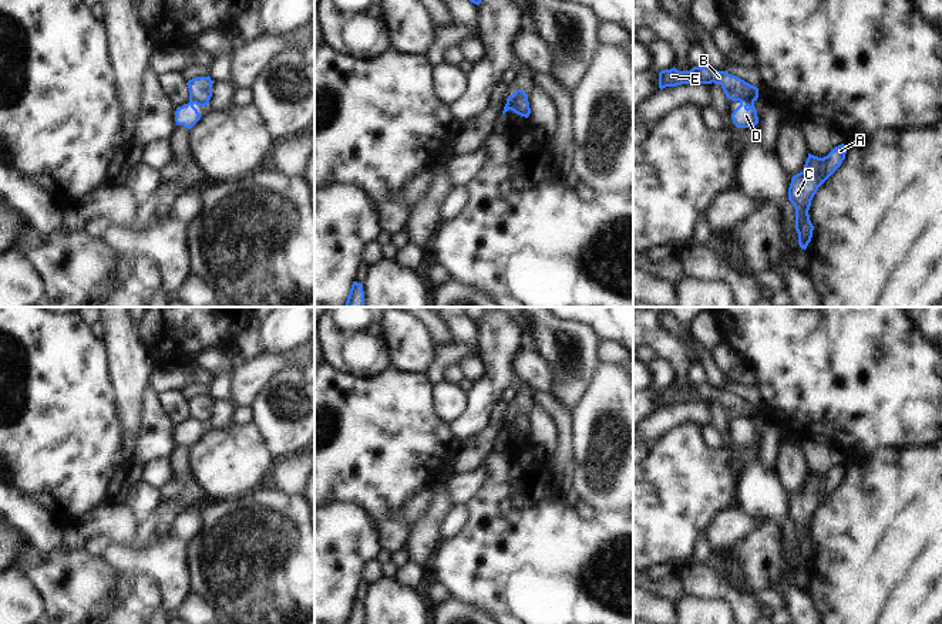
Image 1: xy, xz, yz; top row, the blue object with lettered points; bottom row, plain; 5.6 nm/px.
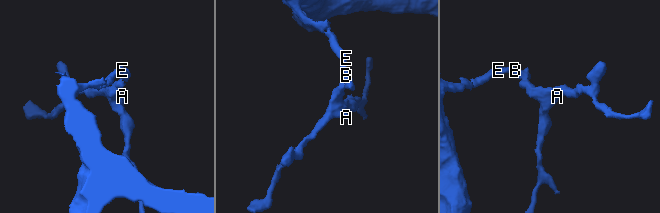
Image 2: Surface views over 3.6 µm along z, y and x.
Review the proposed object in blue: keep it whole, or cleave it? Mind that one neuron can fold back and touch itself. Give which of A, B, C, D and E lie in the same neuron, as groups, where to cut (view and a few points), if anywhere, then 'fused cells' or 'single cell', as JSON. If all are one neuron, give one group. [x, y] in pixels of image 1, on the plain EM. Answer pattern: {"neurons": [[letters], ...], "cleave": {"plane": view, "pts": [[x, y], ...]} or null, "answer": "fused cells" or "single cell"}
{"neurons": [["A", "C", "D"], ["B", "E"]], "cleave": {"plane": "yz", "pts": [[753, 420], [740, 421]]}, "answer": "fused cells"}

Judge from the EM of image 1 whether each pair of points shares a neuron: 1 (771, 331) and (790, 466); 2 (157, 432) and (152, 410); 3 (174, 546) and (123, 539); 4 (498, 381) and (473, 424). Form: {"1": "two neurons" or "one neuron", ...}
{"1": "two neurons", "2": "one neuron", "3": "two neurons", "4": "one neuron"}

